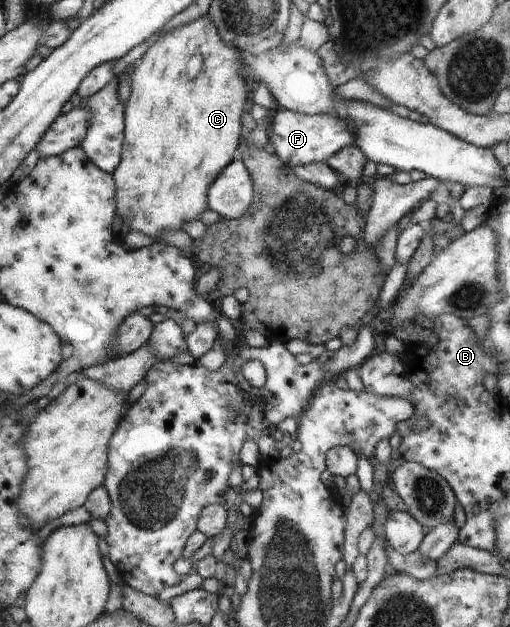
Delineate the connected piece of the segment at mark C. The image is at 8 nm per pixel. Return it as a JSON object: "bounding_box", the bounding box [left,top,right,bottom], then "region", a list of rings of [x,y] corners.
{"bounding_box":[114,16,245,242],"region":[[[211,16],[203,17],[190,24],[172,30],[162,36],[153,47],[147,51],[144,57],[137,62],[136,72],[132,77],[132,98],[126,108],[126,140],[124,143],[124,156],[119,169],[114,173],[118,183],[118,215],[131,227],[131,230],[141,231],[154,238],[157,242],[162,240],[165,231],[179,231],[189,221],[201,220],[202,215],[212,207],[209,192],[216,183],[218,177],[227,168],[237,151],[237,145],[241,141],[241,113],[245,105],[244,78],[240,77],[240,53],[235,48],[223,45],[217,26]]]}

